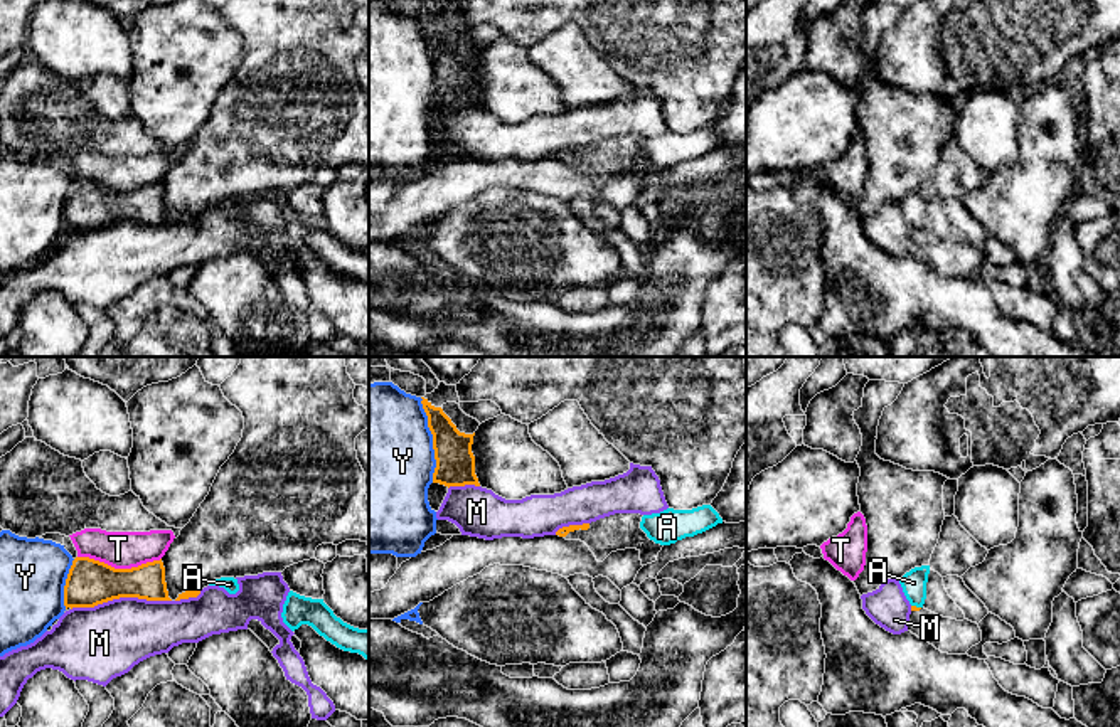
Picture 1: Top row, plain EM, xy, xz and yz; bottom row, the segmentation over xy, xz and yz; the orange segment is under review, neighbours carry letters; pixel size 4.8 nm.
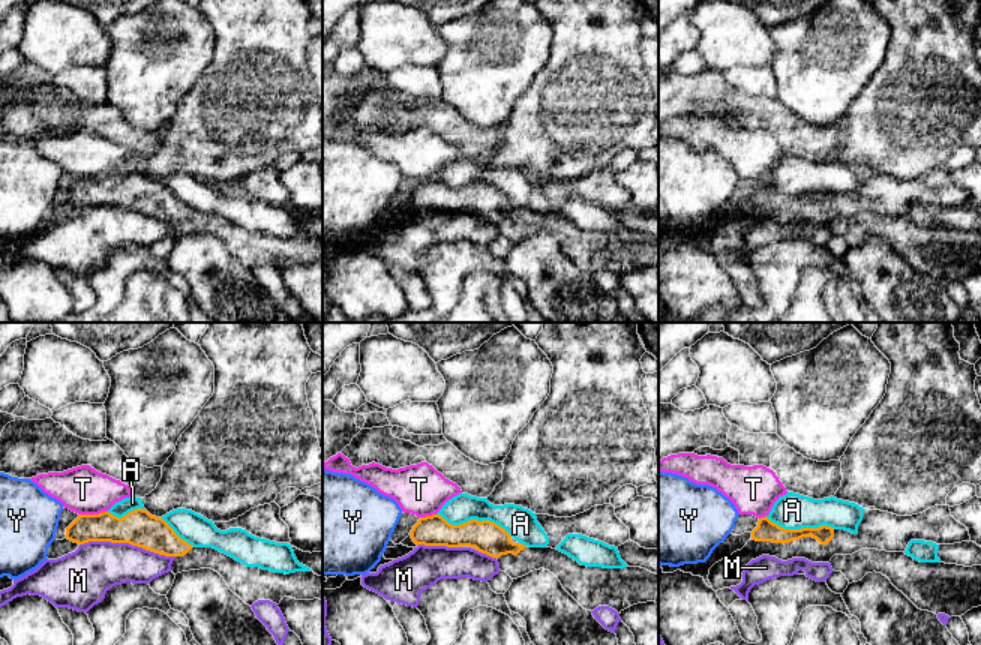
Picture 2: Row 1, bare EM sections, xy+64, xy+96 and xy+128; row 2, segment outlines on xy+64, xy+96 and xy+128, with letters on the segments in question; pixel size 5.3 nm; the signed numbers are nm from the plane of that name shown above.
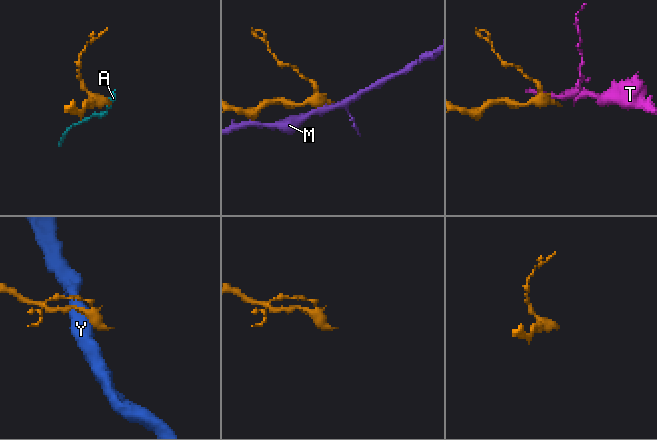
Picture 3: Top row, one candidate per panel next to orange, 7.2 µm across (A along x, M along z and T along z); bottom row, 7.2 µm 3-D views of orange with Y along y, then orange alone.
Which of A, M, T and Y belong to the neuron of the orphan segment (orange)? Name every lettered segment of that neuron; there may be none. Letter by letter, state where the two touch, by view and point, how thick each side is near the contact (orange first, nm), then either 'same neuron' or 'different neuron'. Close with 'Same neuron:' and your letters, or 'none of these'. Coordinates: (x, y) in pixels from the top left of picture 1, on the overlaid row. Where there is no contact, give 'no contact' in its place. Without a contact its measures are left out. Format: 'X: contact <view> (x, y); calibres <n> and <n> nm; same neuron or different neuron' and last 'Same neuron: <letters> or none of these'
A: contact yz (915, 606); calibres 30 and 120 nm; different neuron
M: contact xy (120, 596); calibres 220 and 360 nm; different neuron
T: contact xy (120, 569); calibres 220 and 180 nm; different neuron
Y: contact xz (433, 440); calibres 190 and 480 nm; different neuron
Same neuron: none of these

